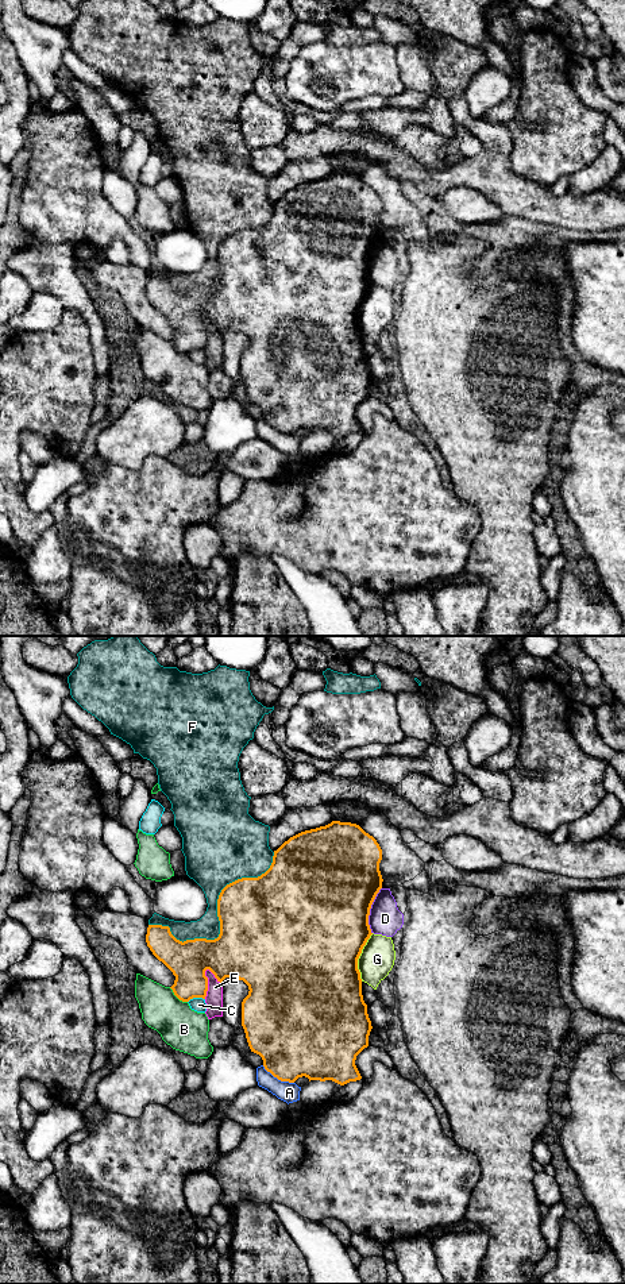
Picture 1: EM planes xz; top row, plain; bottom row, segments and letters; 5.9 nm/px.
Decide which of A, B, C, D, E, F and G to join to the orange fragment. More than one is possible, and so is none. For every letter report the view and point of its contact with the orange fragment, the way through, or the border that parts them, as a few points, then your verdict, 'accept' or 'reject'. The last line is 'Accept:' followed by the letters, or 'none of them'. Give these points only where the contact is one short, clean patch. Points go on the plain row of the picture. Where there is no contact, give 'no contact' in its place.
A: xz (278, 431) | along xz (262, 417), (278, 431), (293, 435) | reject
B: xz (177, 349) | reject
C: xz (196, 349) | reject
D: xz (369, 262) | reject
E: xz (207, 335) | reject
F: xz (219, 270) | reject
G: xz (358, 309) | reject
Accept: none of them

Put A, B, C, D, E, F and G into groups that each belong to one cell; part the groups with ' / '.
A / B / C / D F / E / G

